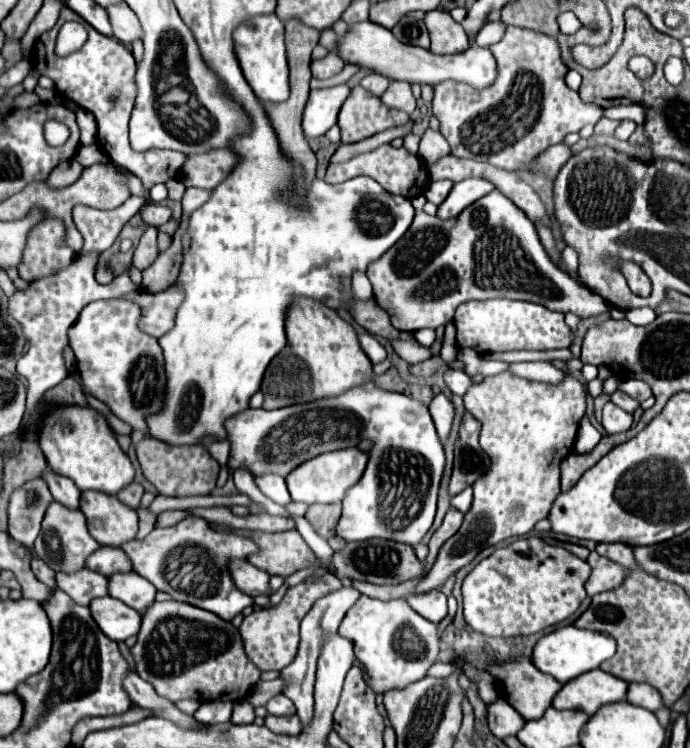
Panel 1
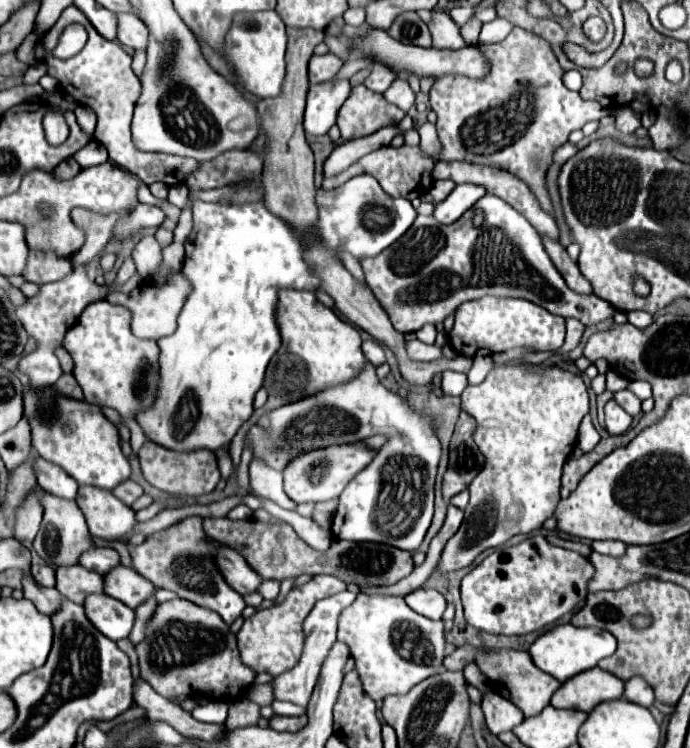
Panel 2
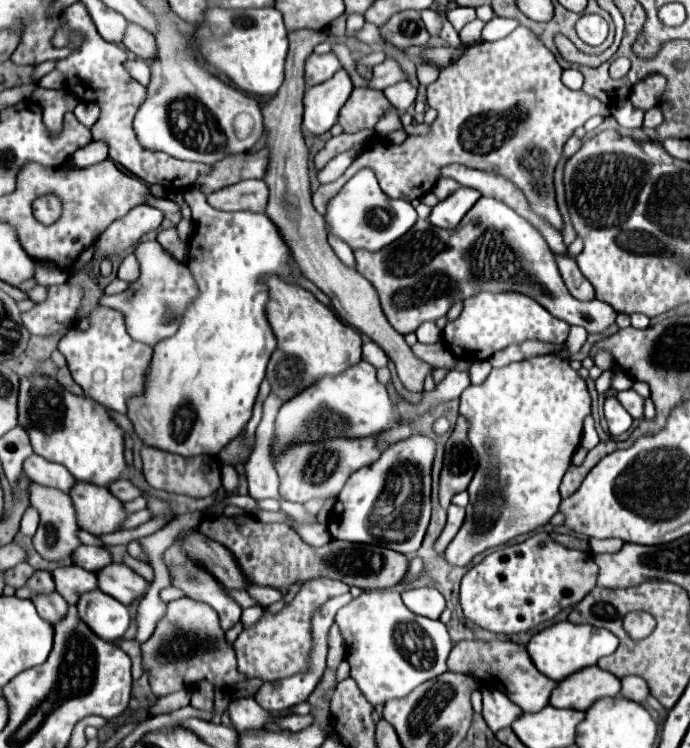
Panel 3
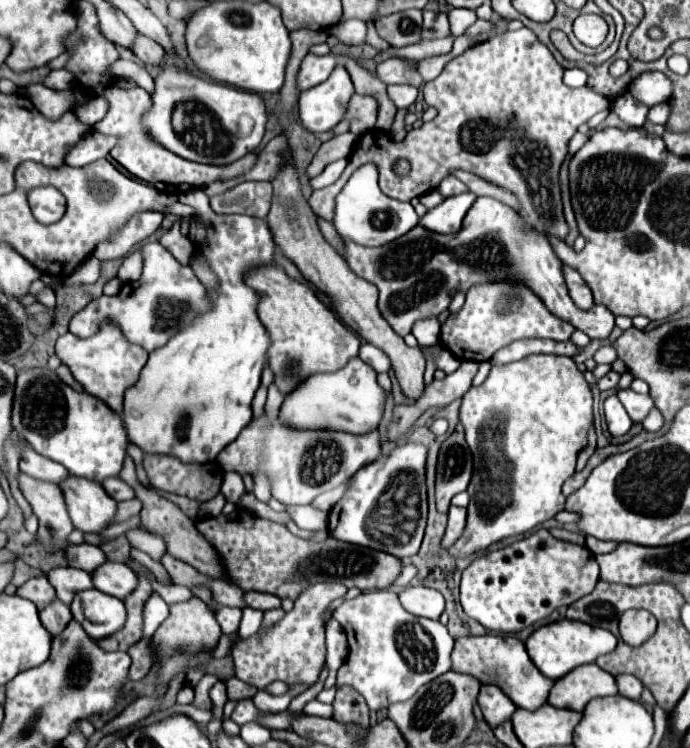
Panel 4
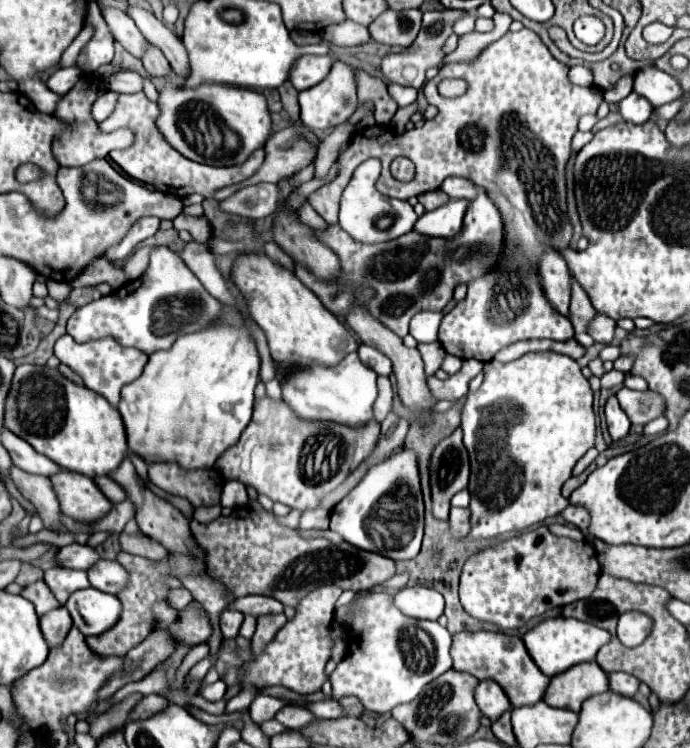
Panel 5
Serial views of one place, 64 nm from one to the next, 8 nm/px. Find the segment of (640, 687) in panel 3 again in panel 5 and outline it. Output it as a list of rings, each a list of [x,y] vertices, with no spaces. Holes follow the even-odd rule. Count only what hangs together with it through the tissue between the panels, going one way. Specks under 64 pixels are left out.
[[[610,672],[608,674],[610,678],[610,690],[616,692],[616,694],[622,694],[622,696],[634,696],[638,692],[638,680],[632,676],[632,674],[626,674],[626,672]]]

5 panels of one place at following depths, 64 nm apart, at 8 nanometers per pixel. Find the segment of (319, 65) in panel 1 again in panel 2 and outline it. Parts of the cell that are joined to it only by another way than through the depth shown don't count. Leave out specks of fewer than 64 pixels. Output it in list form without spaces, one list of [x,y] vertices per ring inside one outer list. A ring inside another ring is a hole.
[[[324,54],[324,56],[312,56],[310,64],[308,64],[308,78],[310,78],[310,84],[320,84],[320,82],[326,82],[326,80],[332,80],[338,70],[342,68],[342,60],[334,54]]]

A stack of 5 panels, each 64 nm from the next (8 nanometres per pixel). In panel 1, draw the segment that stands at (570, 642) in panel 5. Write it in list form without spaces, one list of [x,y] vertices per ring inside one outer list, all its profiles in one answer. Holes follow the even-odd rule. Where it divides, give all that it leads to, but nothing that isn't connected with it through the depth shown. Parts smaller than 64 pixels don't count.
[[[562,626],[556,628],[554,632],[542,636],[534,650],[532,650],[532,662],[538,670],[554,676],[558,682],[566,684],[572,678],[590,672],[594,668],[598,668],[604,660],[612,658],[616,654],[616,642],[612,636],[608,634],[598,634],[594,630],[580,630],[576,626]]]

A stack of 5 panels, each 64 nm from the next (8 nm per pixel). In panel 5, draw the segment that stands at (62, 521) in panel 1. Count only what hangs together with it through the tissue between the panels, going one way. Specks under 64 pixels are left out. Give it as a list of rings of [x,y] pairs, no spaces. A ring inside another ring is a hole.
[[[12,466],[10,478],[16,484],[16,488],[20,490],[20,494],[36,506],[40,518],[44,520],[46,530],[50,530],[54,524],[62,524],[62,520],[60,520],[62,512],[60,512],[58,498],[56,498],[52,484],[46,476],[28,474],[28,472]]]

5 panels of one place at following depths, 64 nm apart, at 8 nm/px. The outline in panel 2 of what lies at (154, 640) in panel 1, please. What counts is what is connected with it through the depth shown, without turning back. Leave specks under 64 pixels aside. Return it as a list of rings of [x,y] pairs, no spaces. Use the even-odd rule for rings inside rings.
[[[180,598],[158,606],[148,624],[146,640],[136,646],[136,652],[140,658],[140,676],[164,698],[204,692],[218,700],[226,700],[228,692],[230,702],[240,698],[240,692],[244,692],[256,676],[240,662],[236,636],[230,632],[228,624],[210,608]]]

